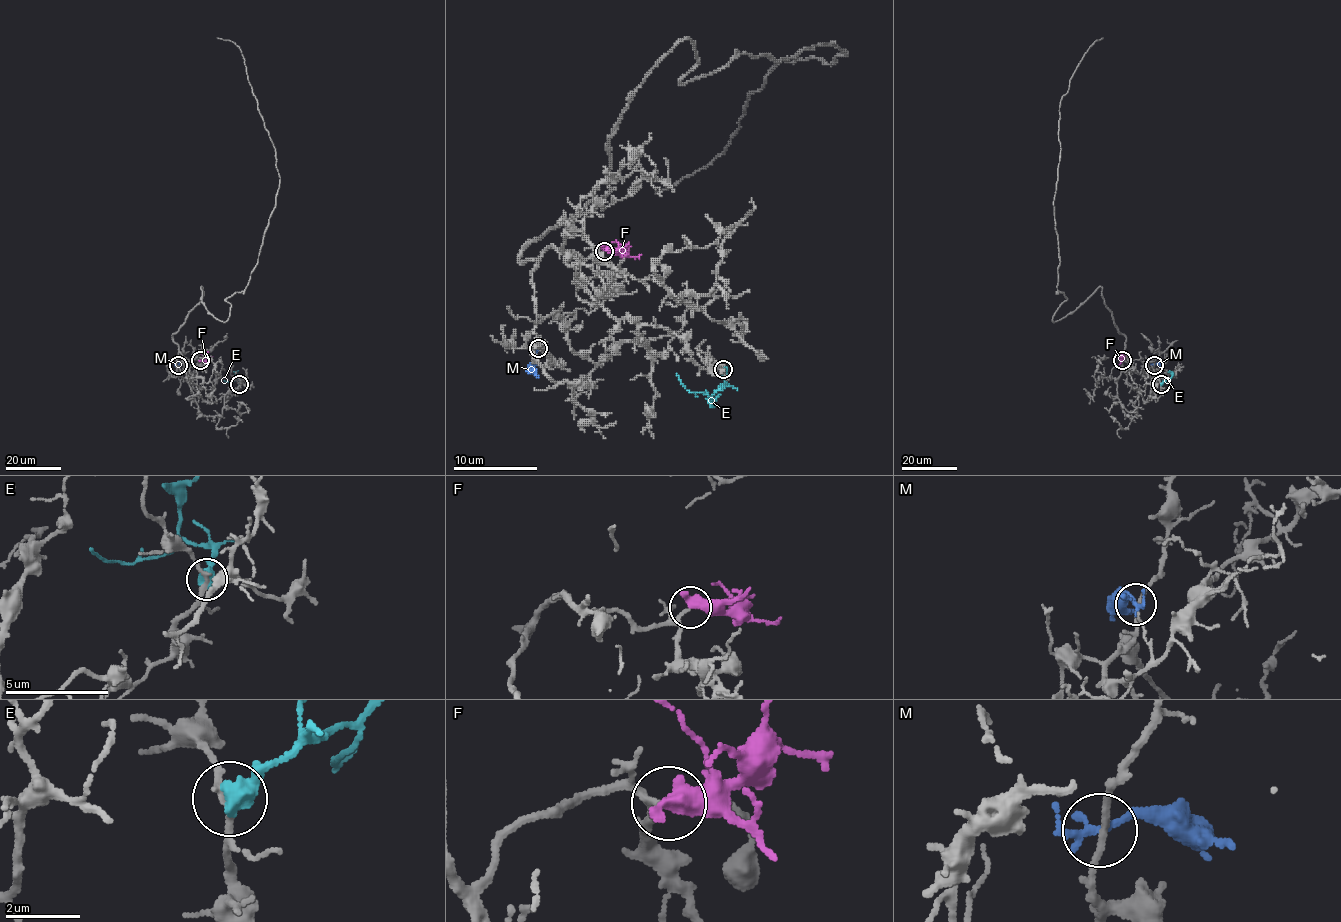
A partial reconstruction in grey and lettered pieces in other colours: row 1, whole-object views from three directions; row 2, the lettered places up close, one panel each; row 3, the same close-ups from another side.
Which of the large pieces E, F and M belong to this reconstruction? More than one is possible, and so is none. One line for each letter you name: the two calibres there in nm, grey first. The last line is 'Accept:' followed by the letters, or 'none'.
F: Thickness 130 nm (grey) against 600 nm
Accept: F

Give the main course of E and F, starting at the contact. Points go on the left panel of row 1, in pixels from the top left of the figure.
E: (239, 384), (240, 381), (235, 379), (224, 380)
F: (200, 360), (212, 357)

